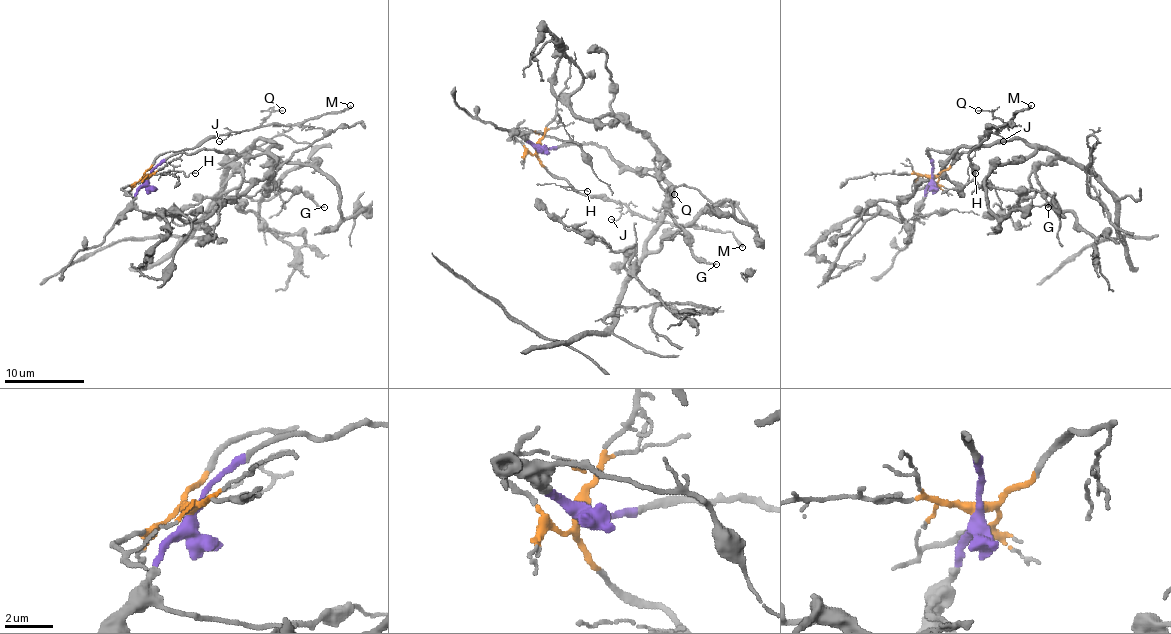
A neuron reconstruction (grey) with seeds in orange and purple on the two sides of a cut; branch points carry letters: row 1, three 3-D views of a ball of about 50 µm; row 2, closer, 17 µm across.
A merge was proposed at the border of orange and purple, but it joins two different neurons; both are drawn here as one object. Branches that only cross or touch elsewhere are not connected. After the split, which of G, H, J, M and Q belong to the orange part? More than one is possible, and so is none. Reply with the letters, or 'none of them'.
H, J, M, Q

